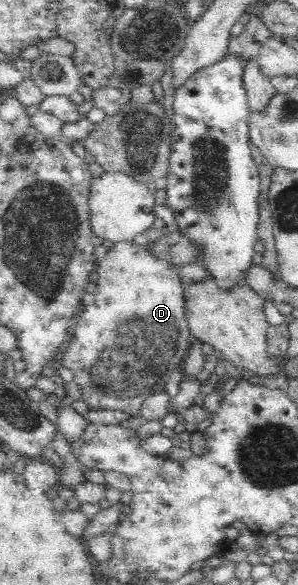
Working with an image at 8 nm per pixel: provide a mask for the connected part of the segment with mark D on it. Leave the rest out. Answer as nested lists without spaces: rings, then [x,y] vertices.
[[[132,240],[114,243],[96,264],[95,271],[98,274],[95,302],[77,314],[71,340],[56,360],[72,370],[74,382],[82,392],[81,400],[90,410],[122,410],[137,416],[146,396],[166,392],[171,372],[192,347],[194,338],[185,312],[185,287],[177,266],[154,254],[147,245]]]

